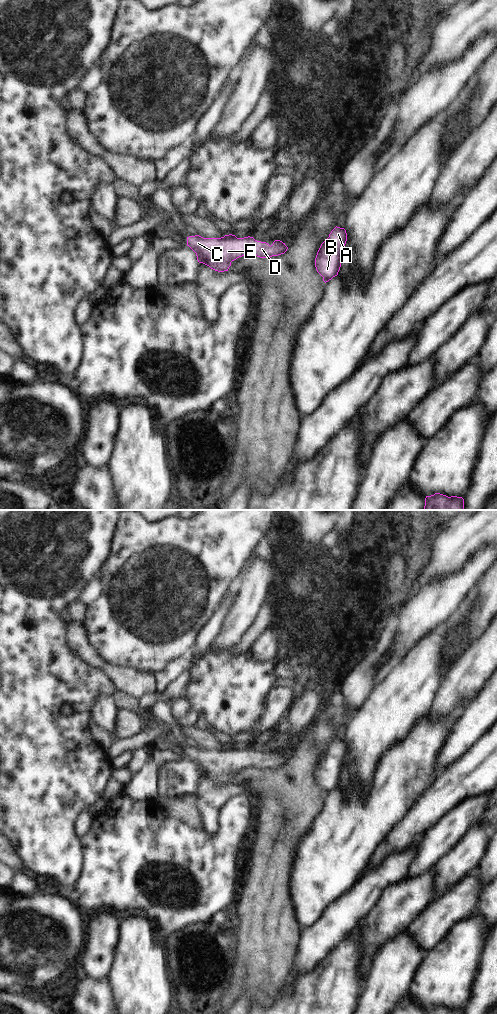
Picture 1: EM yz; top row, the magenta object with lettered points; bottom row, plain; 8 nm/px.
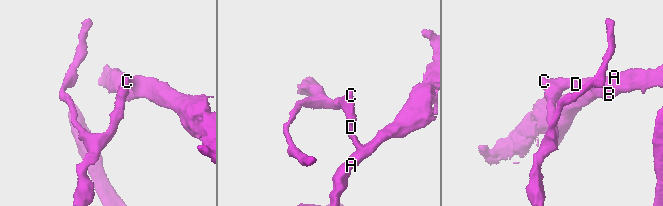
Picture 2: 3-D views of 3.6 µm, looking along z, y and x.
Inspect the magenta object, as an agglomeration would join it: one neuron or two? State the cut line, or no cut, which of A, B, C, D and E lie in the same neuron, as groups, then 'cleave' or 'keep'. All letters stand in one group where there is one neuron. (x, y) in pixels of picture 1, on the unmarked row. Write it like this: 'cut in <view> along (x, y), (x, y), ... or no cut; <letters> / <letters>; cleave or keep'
no cut; A B C D E; keep

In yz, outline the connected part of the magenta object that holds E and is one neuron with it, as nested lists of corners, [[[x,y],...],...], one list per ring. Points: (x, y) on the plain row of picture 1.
[[[232,746],[221,750],[189,748],[187,758],[196,765],[199,775],[218,784],[228,783],[231,774],[242,768],[254,767],[267,770],[284,766],[288,761],[280,752],[275,752],[270,758],[268,755],[257,753],[250,748],[237,750]]]

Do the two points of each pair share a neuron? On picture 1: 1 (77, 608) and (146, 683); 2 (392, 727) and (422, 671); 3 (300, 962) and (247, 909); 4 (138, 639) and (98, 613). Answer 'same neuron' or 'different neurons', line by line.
1: different neurons
2: same neuron
3: different neurons
4: same neuron

